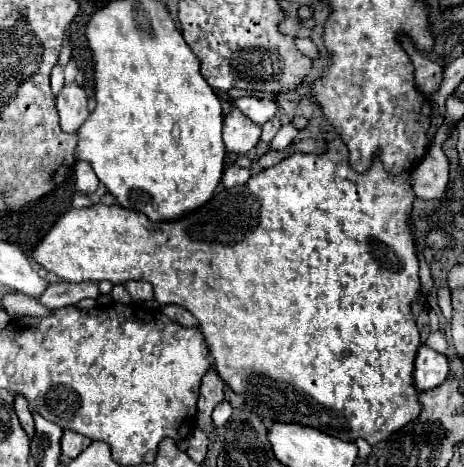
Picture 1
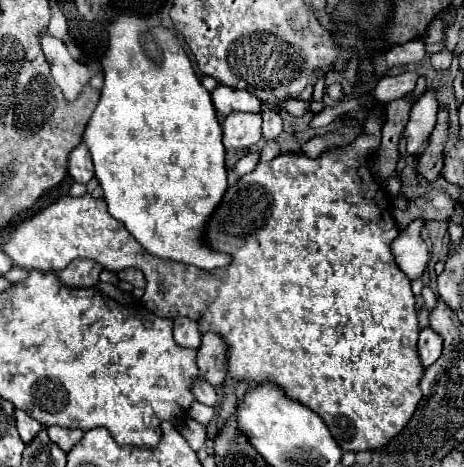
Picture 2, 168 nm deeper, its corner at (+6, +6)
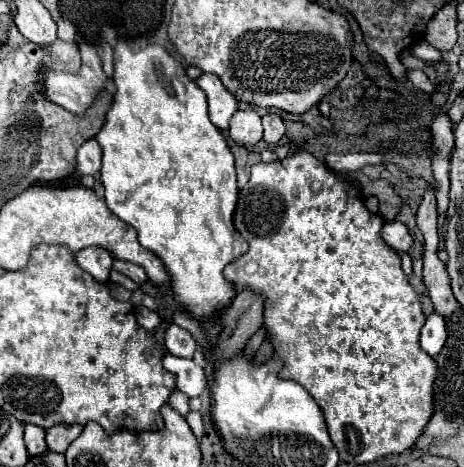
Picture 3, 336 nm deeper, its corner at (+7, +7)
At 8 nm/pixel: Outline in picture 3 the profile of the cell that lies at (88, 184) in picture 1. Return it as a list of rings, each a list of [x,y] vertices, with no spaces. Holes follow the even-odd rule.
[[[87,140],[81,144],[81,148],[77,150],[77,174],[79,176],[85,176],[85,174],[91,174],[95,176],[99,172],[99,166],[101,166],[101,148],[95,140]]]

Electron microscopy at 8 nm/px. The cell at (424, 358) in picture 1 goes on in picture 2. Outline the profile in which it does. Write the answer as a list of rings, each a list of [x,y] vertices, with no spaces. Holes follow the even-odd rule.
[[[424,327],[418,339],[418,353],[420,353],[422,365],[430,367],[442,353],[442,337],[438,337],[430,327]]]

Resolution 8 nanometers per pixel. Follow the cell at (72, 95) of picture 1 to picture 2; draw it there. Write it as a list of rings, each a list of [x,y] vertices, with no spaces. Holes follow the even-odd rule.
[[[48,29],[40,33],[40,45],[46,59],[50,61],[54,81],[60,85],[64,97],[72,101],[74,97],[78,97],[80,89],[90,81],[94,69],[90,65],[82,65],[80,61],[72,59],[66,45],[60,39],[52,37]]]

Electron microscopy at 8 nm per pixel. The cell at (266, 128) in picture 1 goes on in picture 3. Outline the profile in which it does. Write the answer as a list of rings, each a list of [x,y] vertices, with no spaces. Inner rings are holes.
[[[265,114],[263,116],[263,140],[267,144],[277,144],[285,134],[285,124],[277,114]]]

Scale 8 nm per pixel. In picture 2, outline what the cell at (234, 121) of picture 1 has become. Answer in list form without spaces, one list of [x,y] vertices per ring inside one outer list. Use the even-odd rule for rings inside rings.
[[[230,113],[224,123],[224,147],[226,149],[248,149],[262,137],[260,113]]]

